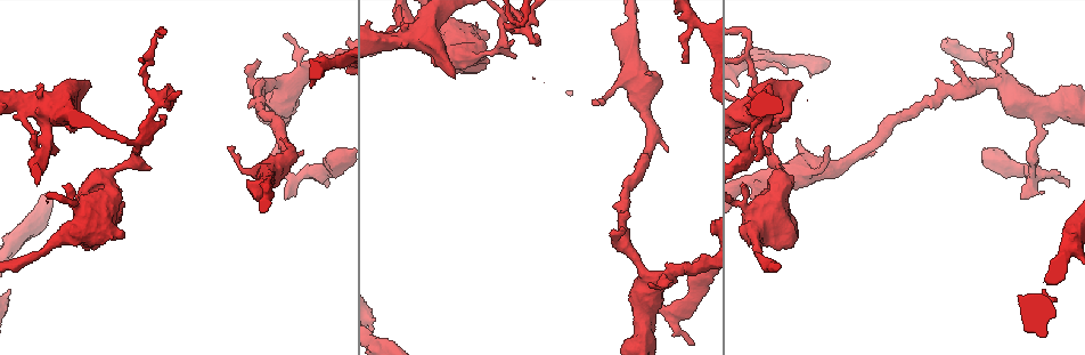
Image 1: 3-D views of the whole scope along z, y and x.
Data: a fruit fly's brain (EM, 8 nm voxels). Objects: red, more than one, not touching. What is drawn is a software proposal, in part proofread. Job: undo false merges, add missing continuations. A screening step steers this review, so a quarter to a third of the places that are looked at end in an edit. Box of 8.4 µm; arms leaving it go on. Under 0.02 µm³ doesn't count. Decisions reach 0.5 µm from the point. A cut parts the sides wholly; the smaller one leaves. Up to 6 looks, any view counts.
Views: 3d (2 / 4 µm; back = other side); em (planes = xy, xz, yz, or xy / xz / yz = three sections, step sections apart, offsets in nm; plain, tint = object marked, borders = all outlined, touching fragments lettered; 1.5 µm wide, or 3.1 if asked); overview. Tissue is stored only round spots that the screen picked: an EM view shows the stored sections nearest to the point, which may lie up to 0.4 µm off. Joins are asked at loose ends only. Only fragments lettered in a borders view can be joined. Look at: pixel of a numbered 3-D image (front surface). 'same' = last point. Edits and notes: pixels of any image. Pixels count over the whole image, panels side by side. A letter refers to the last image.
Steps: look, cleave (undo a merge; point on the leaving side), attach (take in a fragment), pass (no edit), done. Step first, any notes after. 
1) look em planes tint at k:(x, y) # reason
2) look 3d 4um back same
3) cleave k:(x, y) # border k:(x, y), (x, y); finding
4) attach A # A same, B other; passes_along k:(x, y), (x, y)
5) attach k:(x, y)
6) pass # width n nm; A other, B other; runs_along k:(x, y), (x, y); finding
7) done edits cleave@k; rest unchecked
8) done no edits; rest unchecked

look em 3.1um planes borders at 1:(290, 192) # an open end

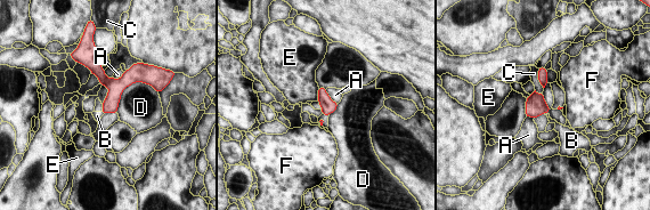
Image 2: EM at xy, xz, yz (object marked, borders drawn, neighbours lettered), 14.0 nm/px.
pass # longest_contact D 550 nm; A other, B other, C other, D other, E other, F other; border 2:(537, 69), (537, 79), (543, 88); none of them fits

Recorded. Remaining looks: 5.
look 3d 4um at 1:(647, 74) # thick end

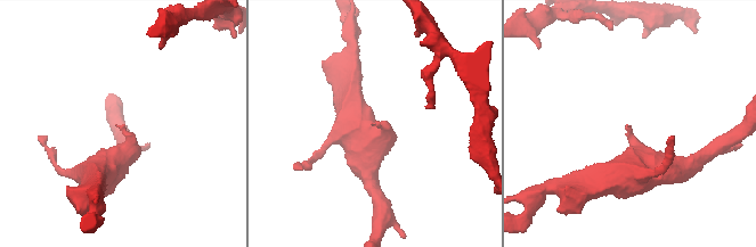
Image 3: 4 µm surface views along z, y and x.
look em planes borders at 3:(116, 124)

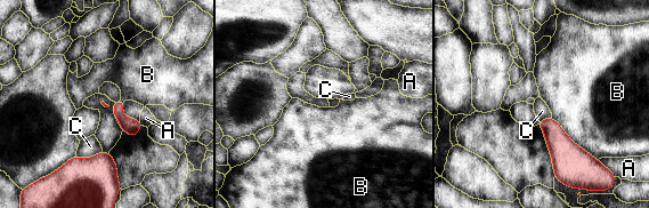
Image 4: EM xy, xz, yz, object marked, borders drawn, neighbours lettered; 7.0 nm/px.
pass # A other, B other, C other; border 4:(552, 117), (576, 144), (592, 156); none of them fits

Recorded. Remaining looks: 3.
look em planes tint at 1:(147, 63) # abrupt turn

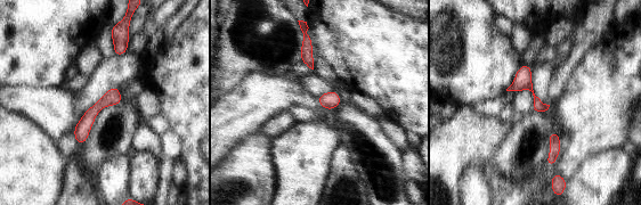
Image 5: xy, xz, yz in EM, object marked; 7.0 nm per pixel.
look em planes borders same

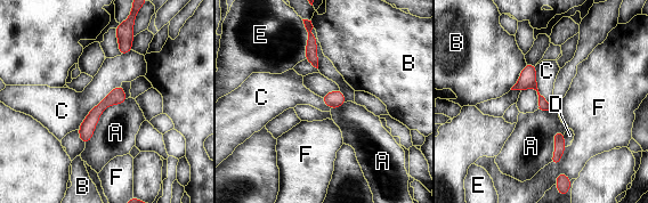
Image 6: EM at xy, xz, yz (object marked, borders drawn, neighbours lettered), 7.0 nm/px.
pass # width 80 nm; A other, B other, C other, D other, E other, F other; border 6:(121, 83), (88, 113), (78, 129); one neuron here

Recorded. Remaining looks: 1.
done no edits; rest unchecked

